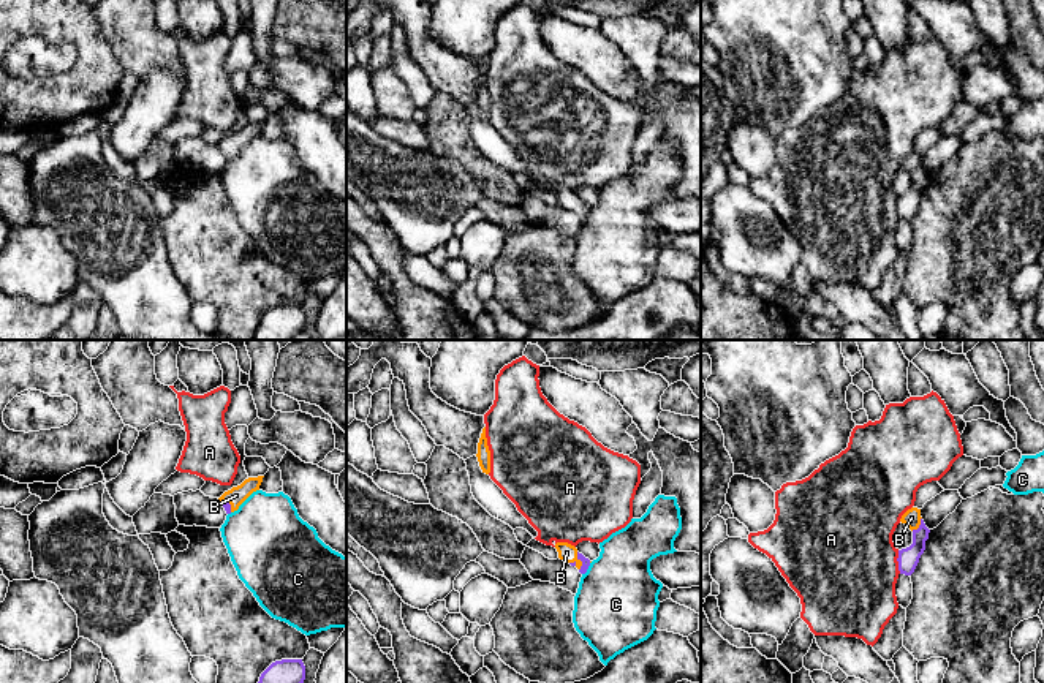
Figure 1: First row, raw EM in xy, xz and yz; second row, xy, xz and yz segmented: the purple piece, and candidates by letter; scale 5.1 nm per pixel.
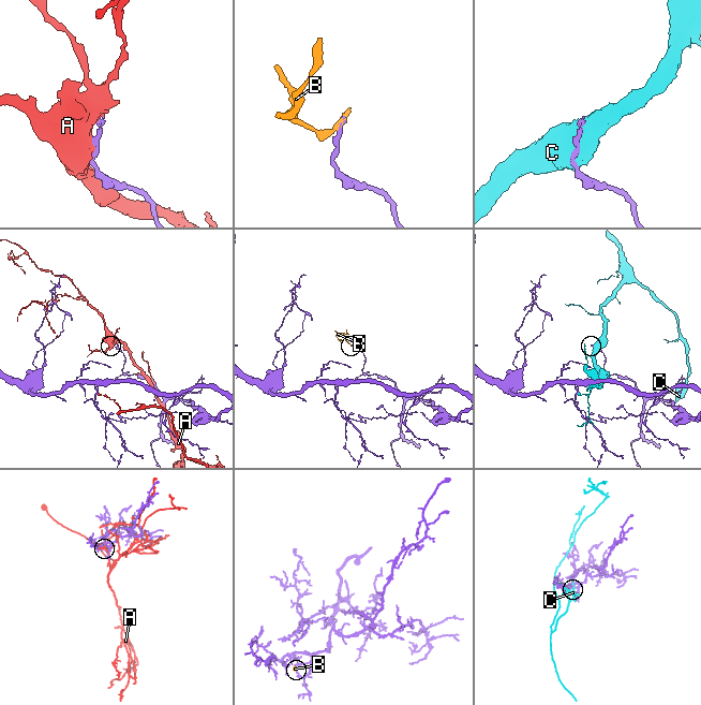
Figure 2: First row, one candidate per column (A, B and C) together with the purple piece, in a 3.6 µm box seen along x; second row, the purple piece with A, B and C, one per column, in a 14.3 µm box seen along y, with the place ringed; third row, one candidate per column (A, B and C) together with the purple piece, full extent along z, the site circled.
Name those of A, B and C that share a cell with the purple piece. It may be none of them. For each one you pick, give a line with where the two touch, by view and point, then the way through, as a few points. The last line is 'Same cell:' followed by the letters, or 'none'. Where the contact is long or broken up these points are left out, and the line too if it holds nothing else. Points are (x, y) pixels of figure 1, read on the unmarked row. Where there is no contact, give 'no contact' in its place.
Same cell: none

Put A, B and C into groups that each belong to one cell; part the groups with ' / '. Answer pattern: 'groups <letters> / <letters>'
groups A / B / C

